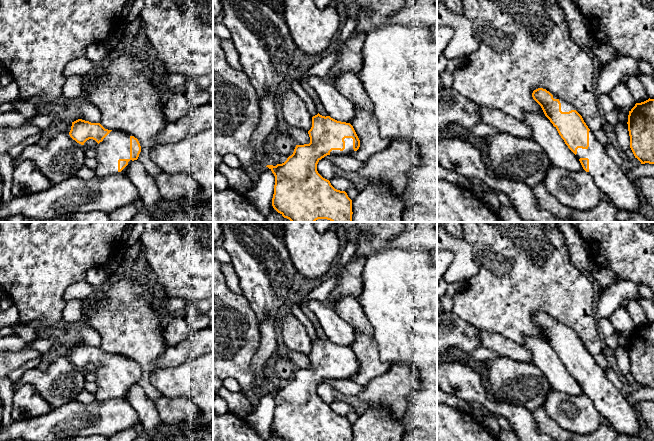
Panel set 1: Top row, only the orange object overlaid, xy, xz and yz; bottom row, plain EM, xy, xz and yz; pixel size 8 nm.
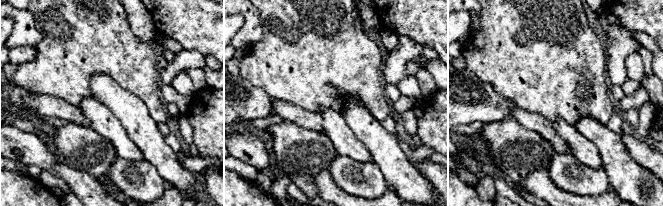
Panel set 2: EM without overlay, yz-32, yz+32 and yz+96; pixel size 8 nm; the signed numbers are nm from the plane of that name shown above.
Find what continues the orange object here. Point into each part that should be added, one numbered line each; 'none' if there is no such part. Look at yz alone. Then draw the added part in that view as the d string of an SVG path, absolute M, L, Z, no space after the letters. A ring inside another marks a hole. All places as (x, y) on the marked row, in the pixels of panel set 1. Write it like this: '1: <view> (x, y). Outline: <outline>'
1: yz (610, 180). Outline: M589 131L589 147L578 148L577 158L589 159L589 174L603 197L607 197L618 210L630 213L640 211L641 197L639 189L629 180L617 164L608 156L605 145L601 144Z

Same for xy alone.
1: xy (116, 145). Outline: M112 130L102 142L97 145L97 167L95 169L96 176L109 177L113 175L125 176L127 168L132 163L130 159L130 134L125 131ZM129 159L128 165L121 171L118 171L118 160Z

